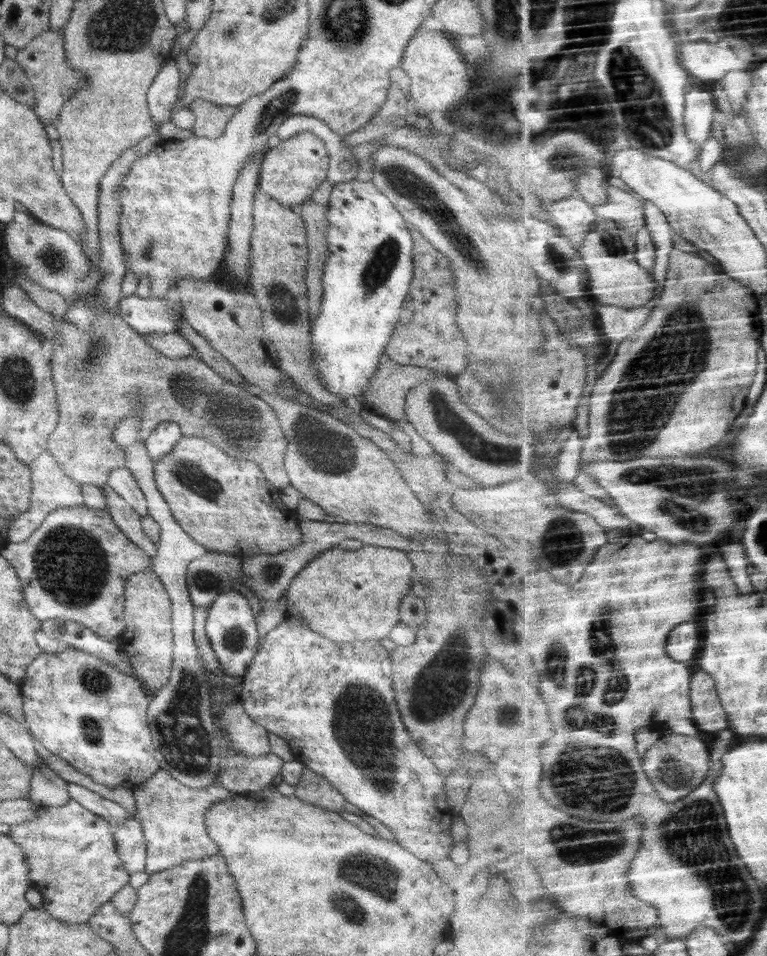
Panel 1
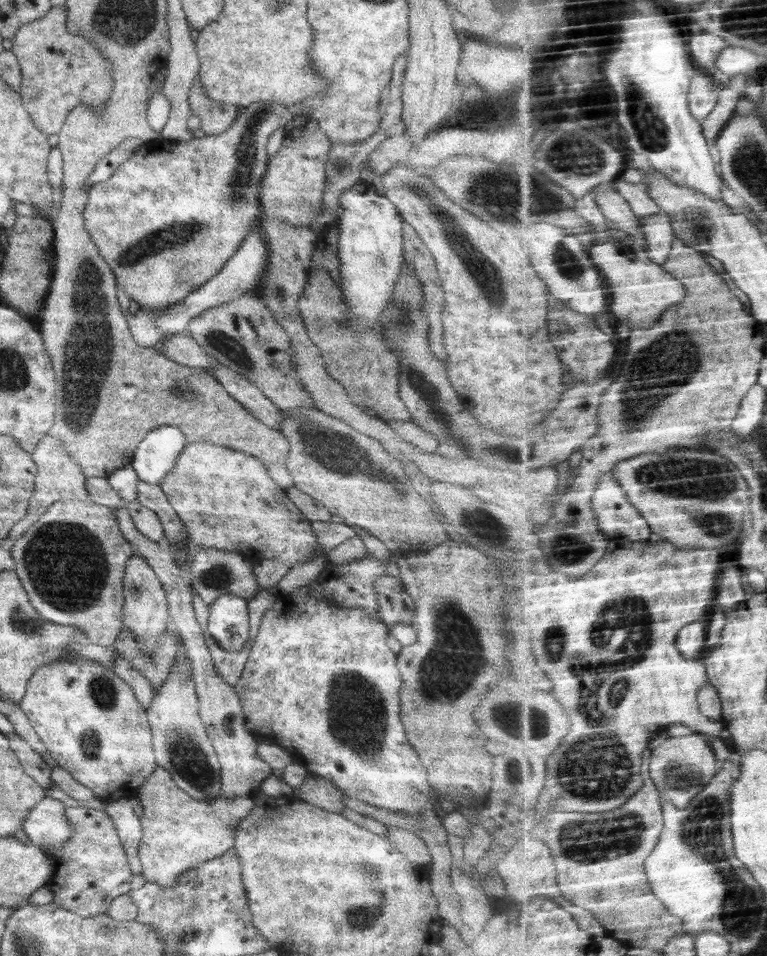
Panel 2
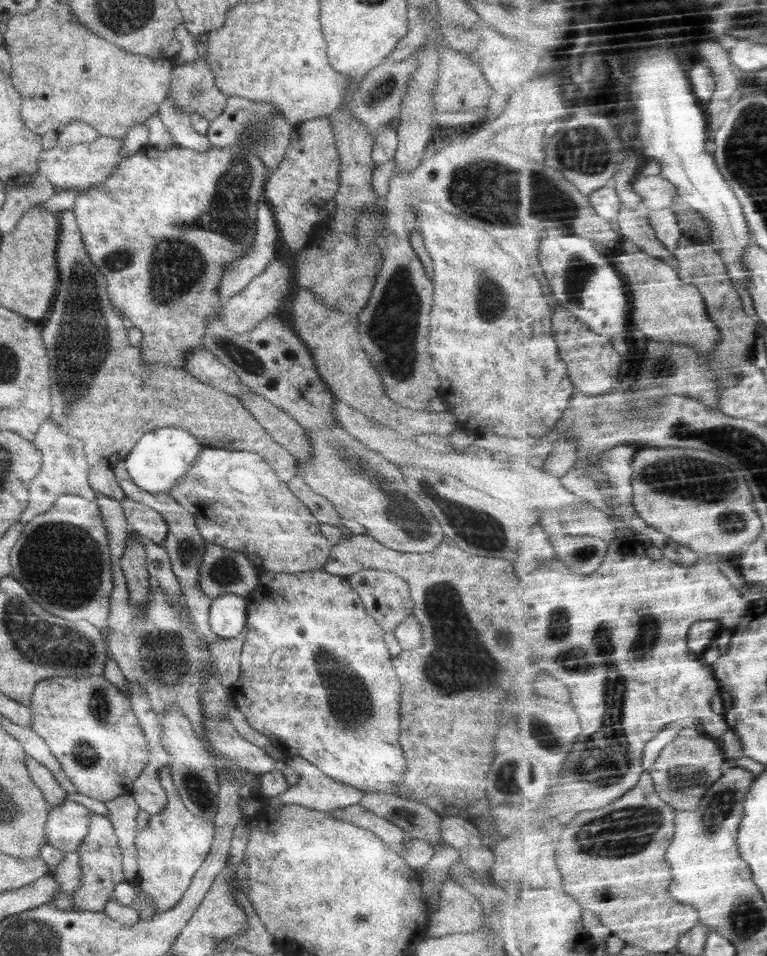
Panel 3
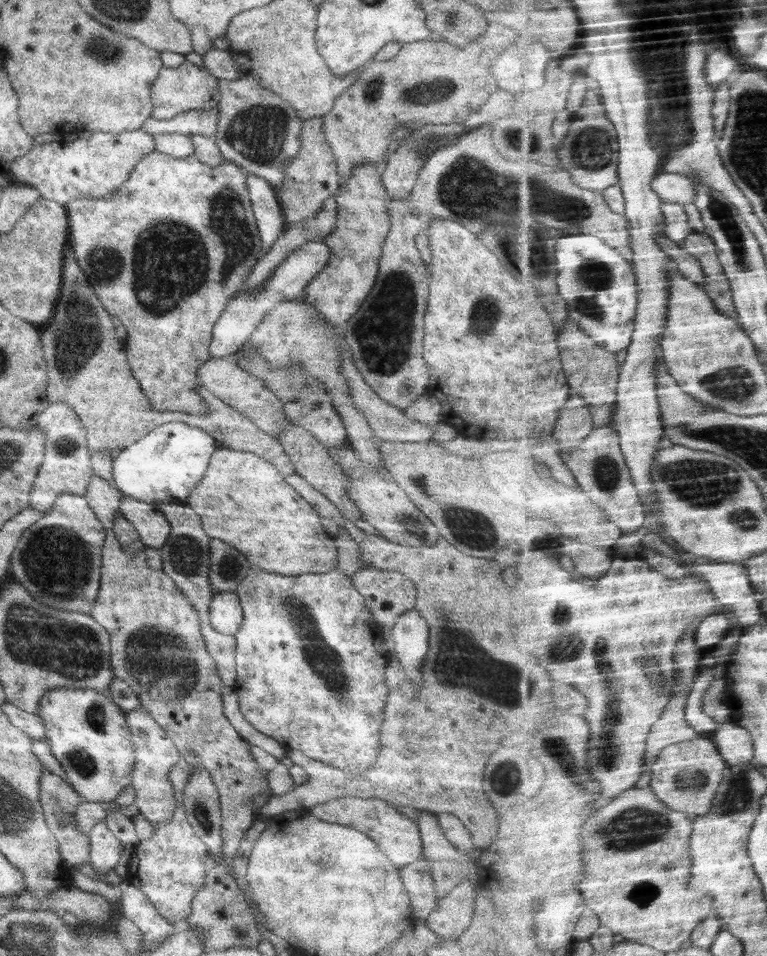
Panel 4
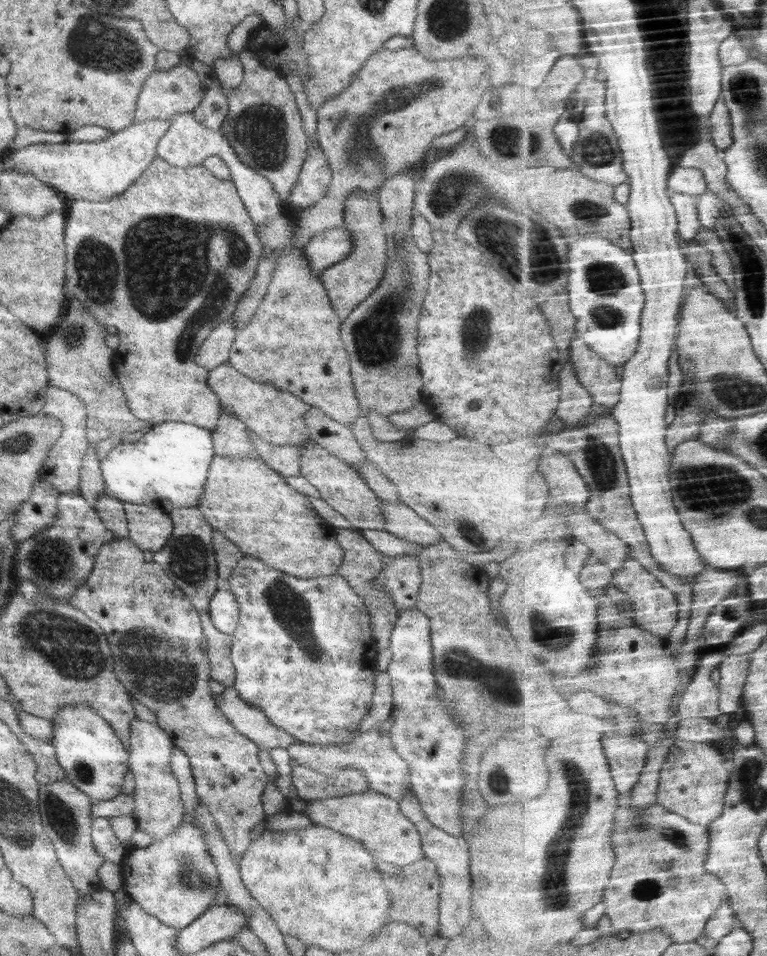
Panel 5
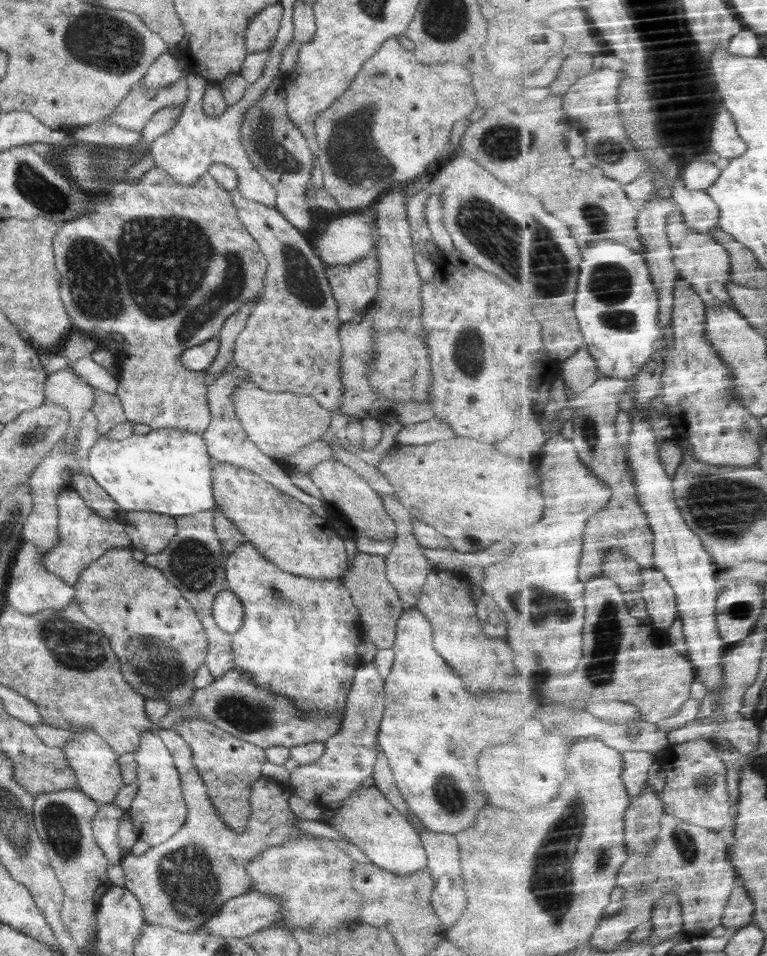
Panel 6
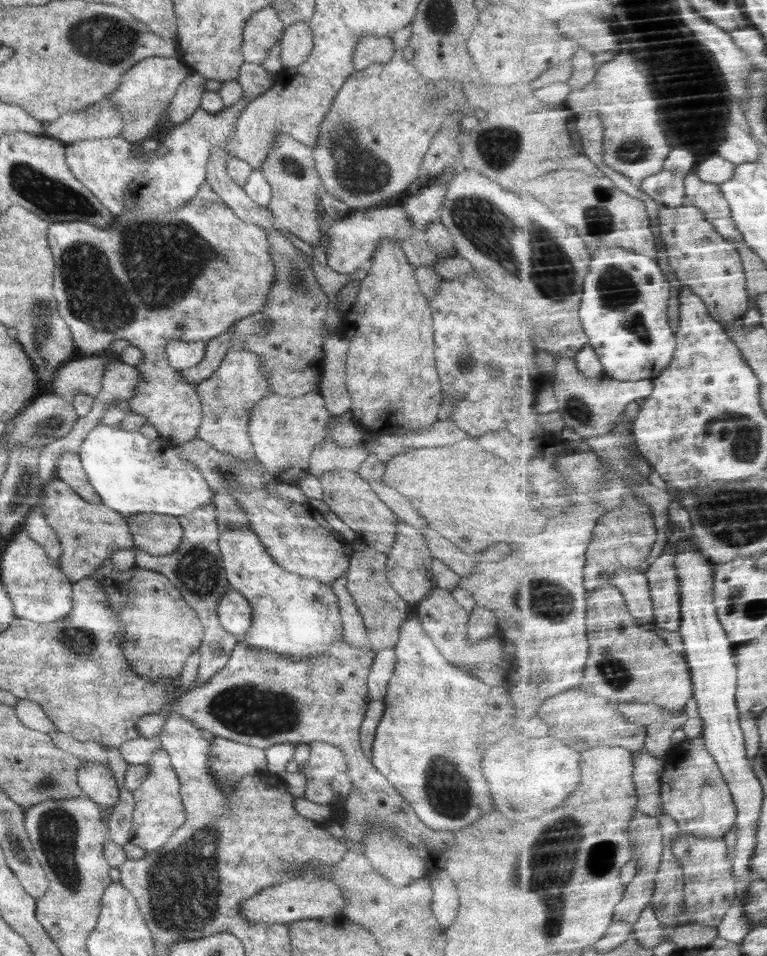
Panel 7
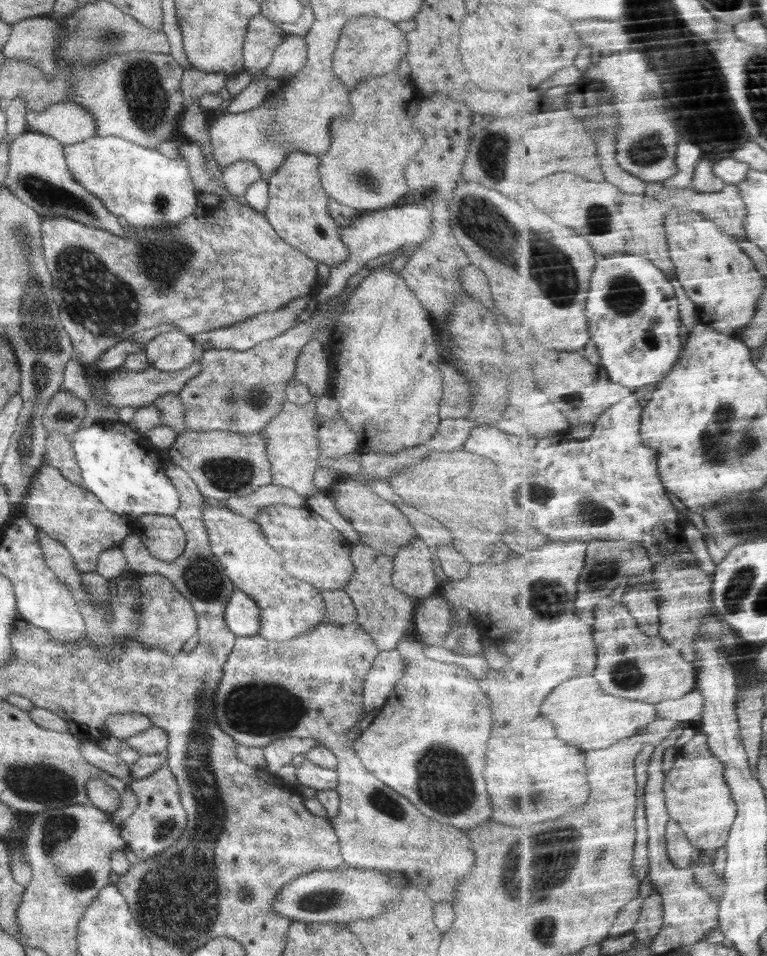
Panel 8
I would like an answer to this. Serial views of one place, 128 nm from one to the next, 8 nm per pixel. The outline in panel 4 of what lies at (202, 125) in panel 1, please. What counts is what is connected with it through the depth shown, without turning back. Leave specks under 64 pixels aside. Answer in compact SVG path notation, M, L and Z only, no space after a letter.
M186 60L178 68L163 66L151 86L151 93L153 98L151 117L158 120L172 120L186 111L210 110L219 106L221 99L217 78L207 69L201 69L196 63Z

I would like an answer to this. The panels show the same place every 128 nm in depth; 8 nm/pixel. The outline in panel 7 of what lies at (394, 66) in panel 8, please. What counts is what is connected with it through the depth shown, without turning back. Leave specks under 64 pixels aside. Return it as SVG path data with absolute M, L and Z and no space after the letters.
M367 33L357 42L353 52L355 71L364 70L374 63L388 62L394 56L394 43L390 36L376 36Z

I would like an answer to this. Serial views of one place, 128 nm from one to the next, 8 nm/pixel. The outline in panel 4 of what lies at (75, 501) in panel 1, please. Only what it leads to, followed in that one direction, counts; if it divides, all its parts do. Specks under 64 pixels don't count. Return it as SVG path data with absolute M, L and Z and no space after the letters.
M65 402L49 404L36 418L36 425L45 434L45 455L40 465L29 499L29 506L47 512L56 502L59 494L86 494L93 470L91 467L91 450L87 445L87 434L74 410Z

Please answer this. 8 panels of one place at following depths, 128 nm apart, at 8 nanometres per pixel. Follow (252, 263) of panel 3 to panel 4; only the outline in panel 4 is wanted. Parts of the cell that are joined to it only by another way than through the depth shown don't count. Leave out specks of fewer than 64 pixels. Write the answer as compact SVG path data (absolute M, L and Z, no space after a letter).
M247 174L246 177L246 192L248 192L248 198L250 198L250 204L257 220L262 250L263 253L266 253L286 229L285 220L274 186L265 178L254 174Z

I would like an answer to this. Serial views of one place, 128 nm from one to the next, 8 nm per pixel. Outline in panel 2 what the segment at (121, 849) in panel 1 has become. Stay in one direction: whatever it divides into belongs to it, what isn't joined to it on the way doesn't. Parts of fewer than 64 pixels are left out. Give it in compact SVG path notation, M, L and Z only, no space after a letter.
M137 797L120 798L115 801L104 802L104 810L113 820L133 874L141 874L143 869L140 857L138 857L139 844L143 835L141 820L134 813L134 807L138 806L138 804Z

